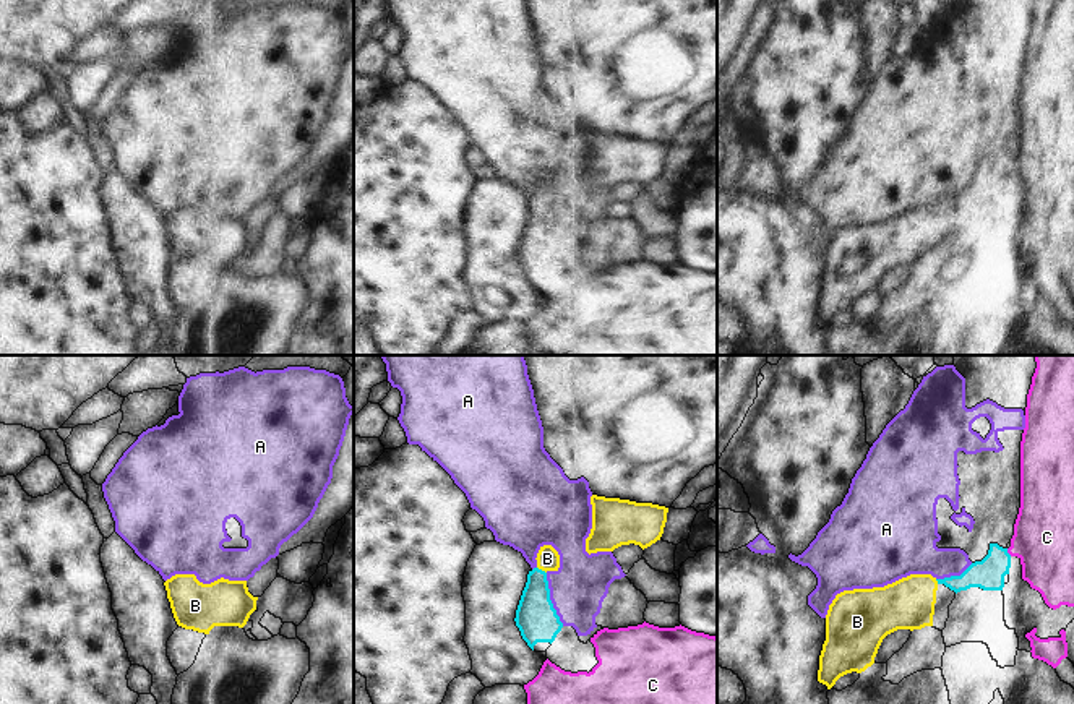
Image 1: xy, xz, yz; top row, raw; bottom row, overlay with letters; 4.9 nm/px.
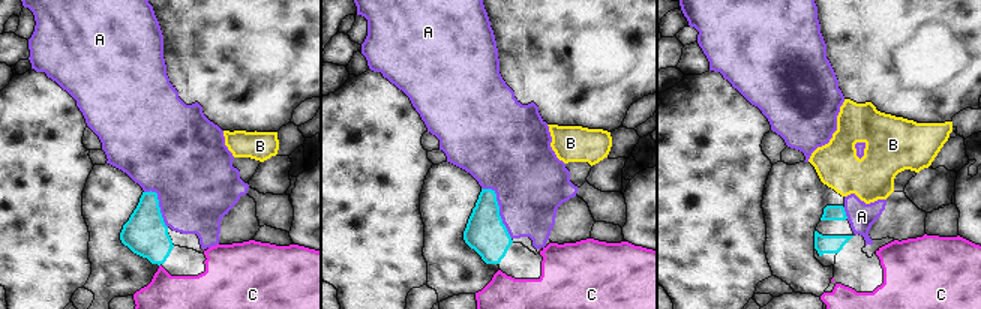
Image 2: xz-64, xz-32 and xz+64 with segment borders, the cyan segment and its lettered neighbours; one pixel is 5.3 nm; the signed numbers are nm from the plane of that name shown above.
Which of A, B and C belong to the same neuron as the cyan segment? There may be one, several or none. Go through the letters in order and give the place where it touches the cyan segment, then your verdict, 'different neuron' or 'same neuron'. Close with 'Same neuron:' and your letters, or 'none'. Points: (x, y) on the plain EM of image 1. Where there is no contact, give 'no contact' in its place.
A: meets cyan in xz at (549, 236); different neuron
B: meets cyan in xz at (541, 206); same neuron
C: meets cyan in yz at (1006, 188); different neuron
Same neuron: B

